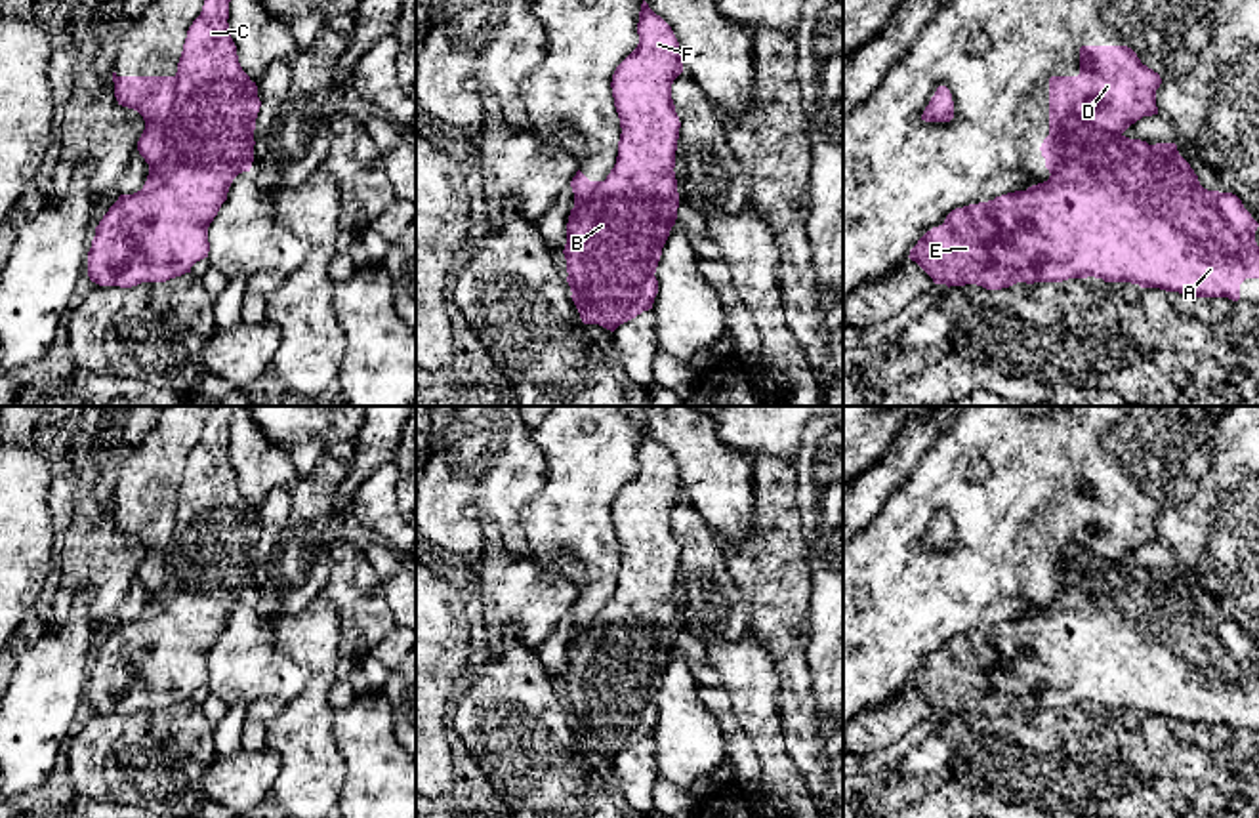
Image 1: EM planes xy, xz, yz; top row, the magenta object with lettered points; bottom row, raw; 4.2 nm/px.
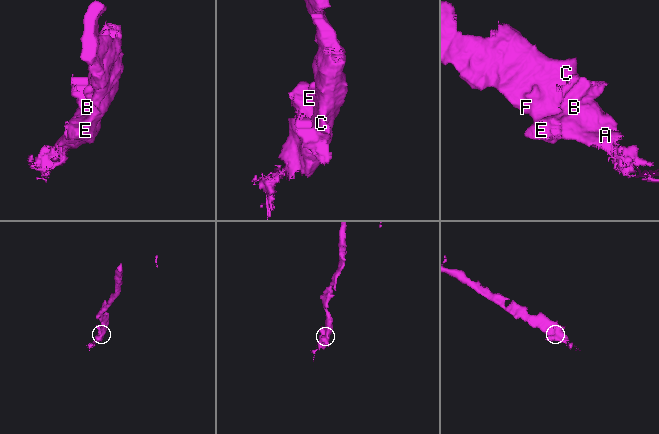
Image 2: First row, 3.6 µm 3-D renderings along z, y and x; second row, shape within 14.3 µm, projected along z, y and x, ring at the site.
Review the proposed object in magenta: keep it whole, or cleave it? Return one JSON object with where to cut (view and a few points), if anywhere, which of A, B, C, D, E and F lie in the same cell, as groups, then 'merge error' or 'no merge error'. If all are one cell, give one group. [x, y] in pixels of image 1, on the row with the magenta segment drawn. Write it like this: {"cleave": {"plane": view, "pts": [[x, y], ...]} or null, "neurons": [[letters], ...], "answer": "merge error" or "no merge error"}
{"cleave": {"plane": "yz", "pts": [[1120, 134], [1105, 134], [1067, 117], [1065, 157], [1052, 174]]}, "neurons": [["A", "B", "C", "E", "F"], ["D"]], "answer": "merge error"}

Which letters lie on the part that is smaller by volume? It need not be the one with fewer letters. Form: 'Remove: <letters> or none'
Remove: D

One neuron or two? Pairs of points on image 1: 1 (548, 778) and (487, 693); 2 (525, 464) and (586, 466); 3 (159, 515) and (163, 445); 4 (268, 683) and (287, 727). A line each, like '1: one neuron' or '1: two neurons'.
1: one neuron
2: two neurons
3: one neuron
4: two neurons

